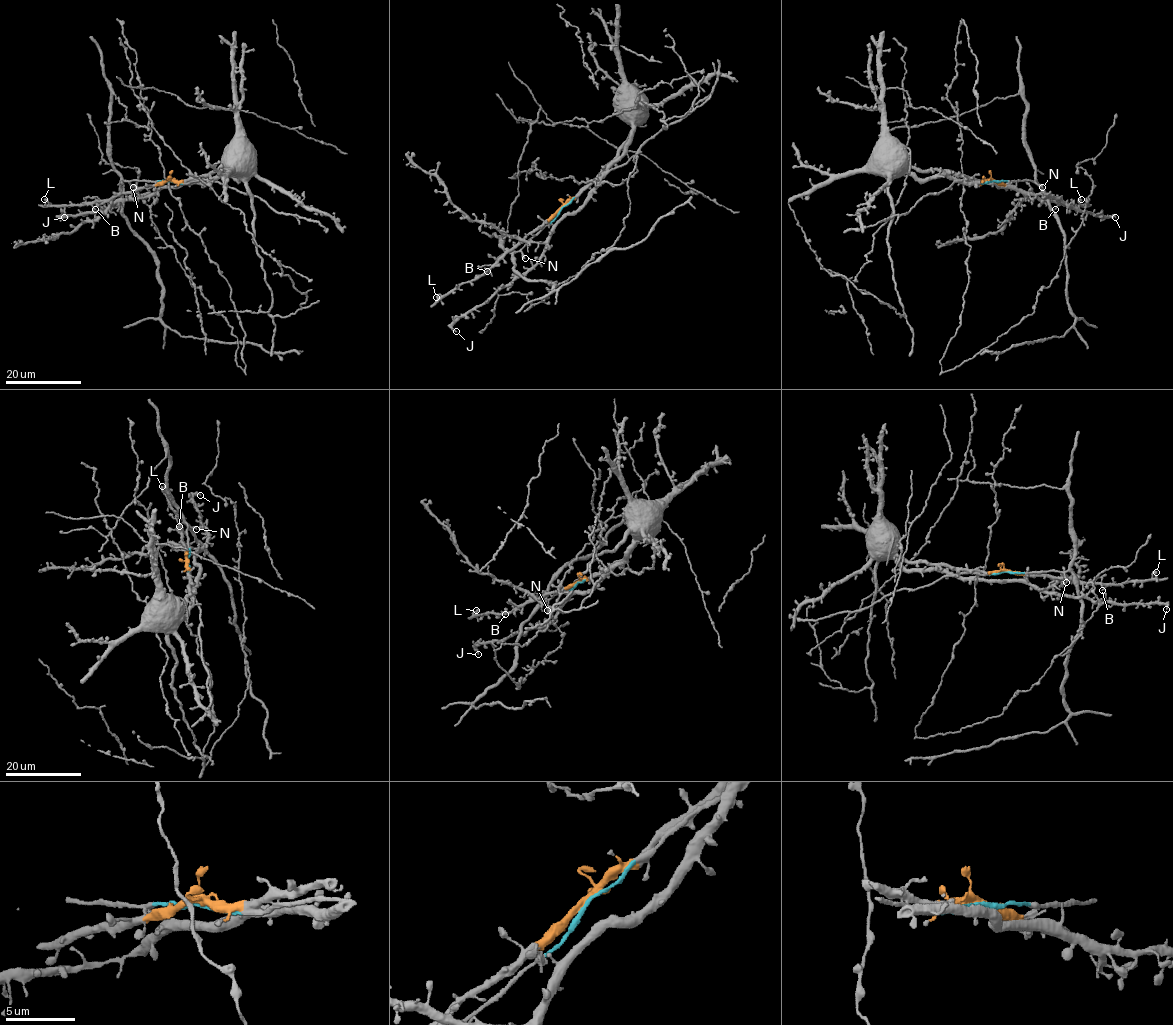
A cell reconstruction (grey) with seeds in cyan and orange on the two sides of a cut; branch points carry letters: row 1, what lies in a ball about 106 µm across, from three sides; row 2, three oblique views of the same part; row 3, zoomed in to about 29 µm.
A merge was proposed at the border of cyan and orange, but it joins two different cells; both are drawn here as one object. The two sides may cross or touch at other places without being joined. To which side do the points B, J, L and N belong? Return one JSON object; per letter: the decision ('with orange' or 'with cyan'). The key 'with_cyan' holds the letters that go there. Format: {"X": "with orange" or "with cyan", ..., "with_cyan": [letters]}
{"B": "with orange", "J": "with orange", "L": "with orange", "N": "with cyan", "with_cyan": ["N"]}

